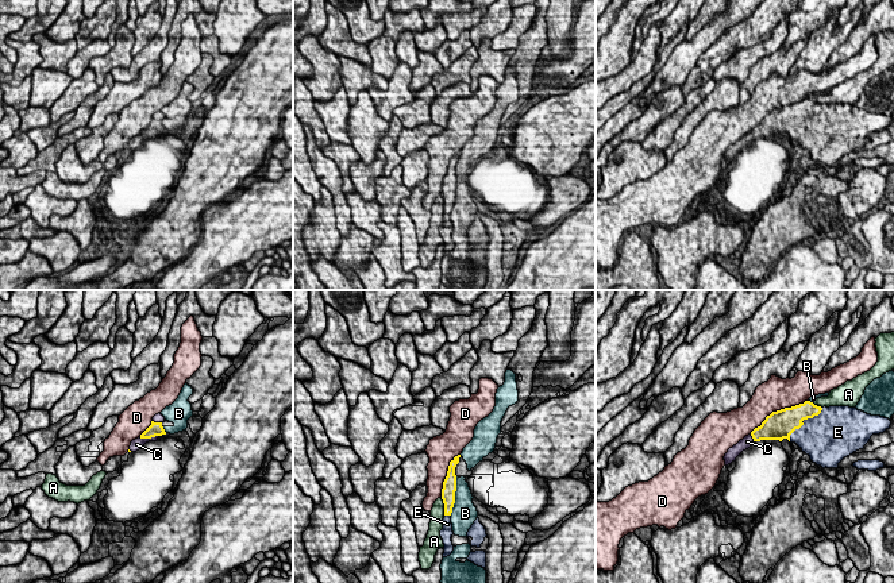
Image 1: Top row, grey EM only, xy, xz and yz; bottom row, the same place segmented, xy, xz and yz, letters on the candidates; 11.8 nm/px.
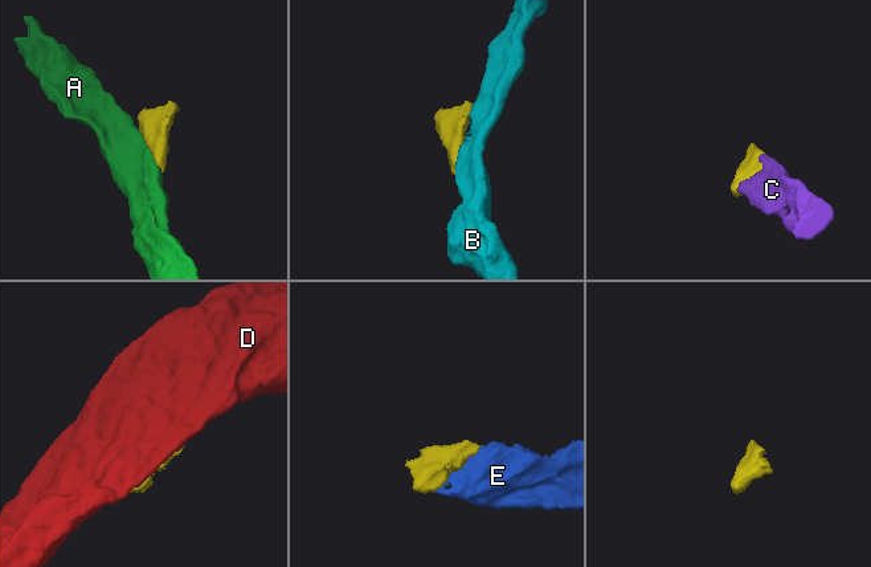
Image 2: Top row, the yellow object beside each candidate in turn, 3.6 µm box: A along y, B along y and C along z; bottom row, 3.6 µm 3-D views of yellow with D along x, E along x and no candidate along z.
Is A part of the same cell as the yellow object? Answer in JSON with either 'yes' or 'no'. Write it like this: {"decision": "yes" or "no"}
{"decision": "no"}

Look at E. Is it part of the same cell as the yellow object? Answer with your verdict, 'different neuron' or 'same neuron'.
same neuron

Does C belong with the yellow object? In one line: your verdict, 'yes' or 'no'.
yes

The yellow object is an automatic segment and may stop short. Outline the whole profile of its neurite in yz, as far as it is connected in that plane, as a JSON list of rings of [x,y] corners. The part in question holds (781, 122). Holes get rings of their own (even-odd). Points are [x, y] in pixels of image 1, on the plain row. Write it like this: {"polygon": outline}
{"polygon": [[[810,99],[772,109],[760,124],[728,147],[725,163],[755,139],[787,136],[795,140],[810,158],[822,166],[839,161],[863,147],[872,132],[883,131],[891,119],[849,104],[817,104]]]}

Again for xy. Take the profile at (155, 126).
{"polygon": [[[158,111],[153,115],[151,123],[135,138],[131,139],[130,148],[139,148],[146,140],[157,139],[159,134],[166,132],[162,121],[165,115]]]}

